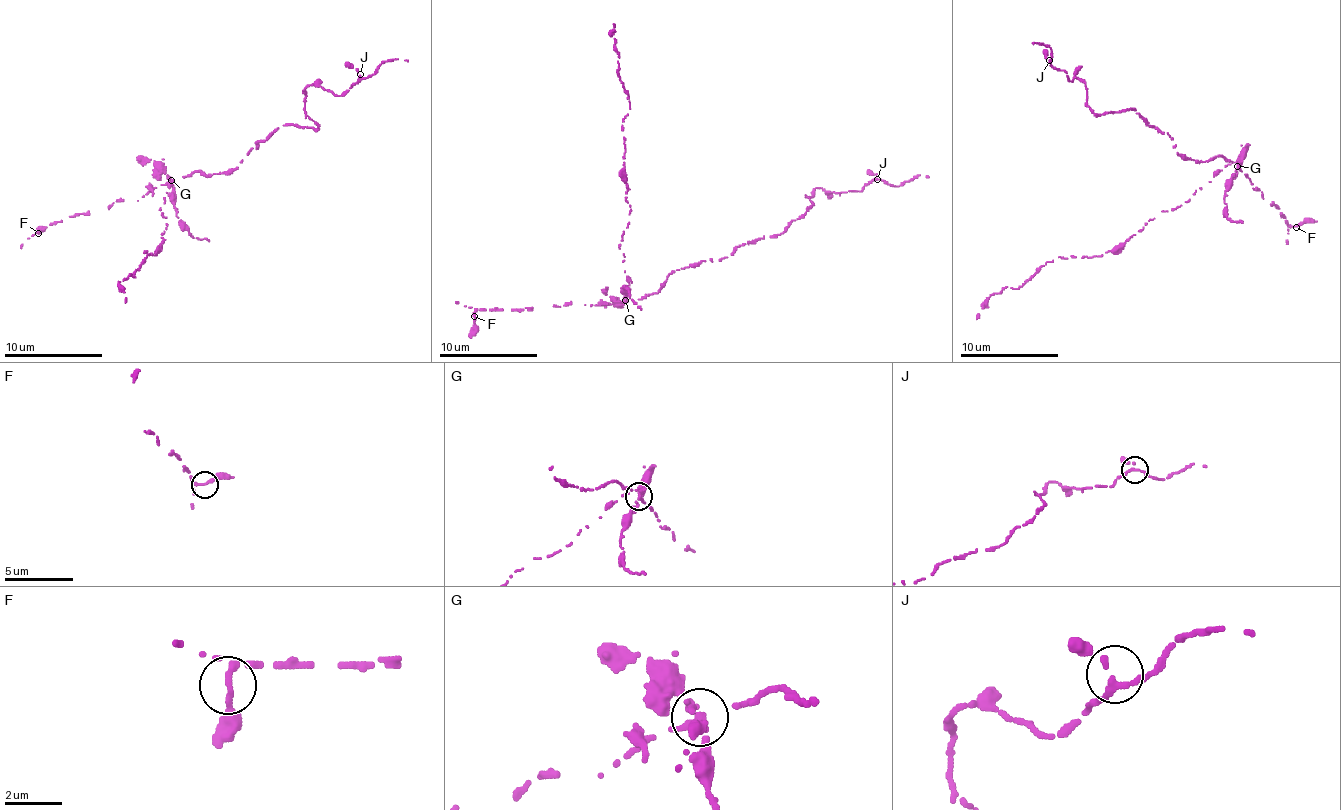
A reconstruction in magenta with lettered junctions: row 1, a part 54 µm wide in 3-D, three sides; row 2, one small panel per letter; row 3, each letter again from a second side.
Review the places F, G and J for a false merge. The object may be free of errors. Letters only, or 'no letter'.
G

